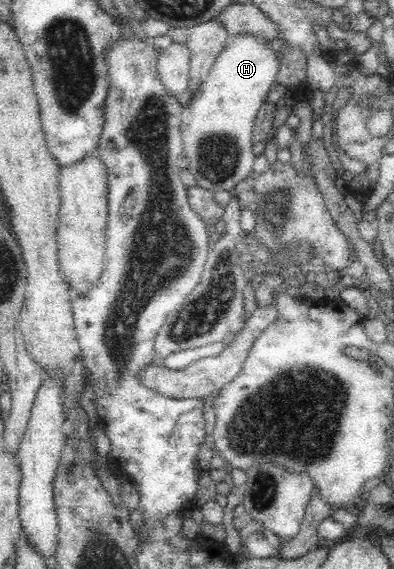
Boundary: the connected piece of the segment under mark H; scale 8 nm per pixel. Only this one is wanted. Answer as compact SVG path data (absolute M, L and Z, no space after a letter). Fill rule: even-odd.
M242 34L232 37L226 49L212 64L208 77L200 89L190 98L183 107L181 117L181 138L183 139L184 161L190 173L194 176L196 186L210 191L214 195L218 191L230 191L243 182L253 171L254 154L252 154L252 133L254 121L270 86L275 83L278 73L278 61L269 45L268 40L246 36Z

